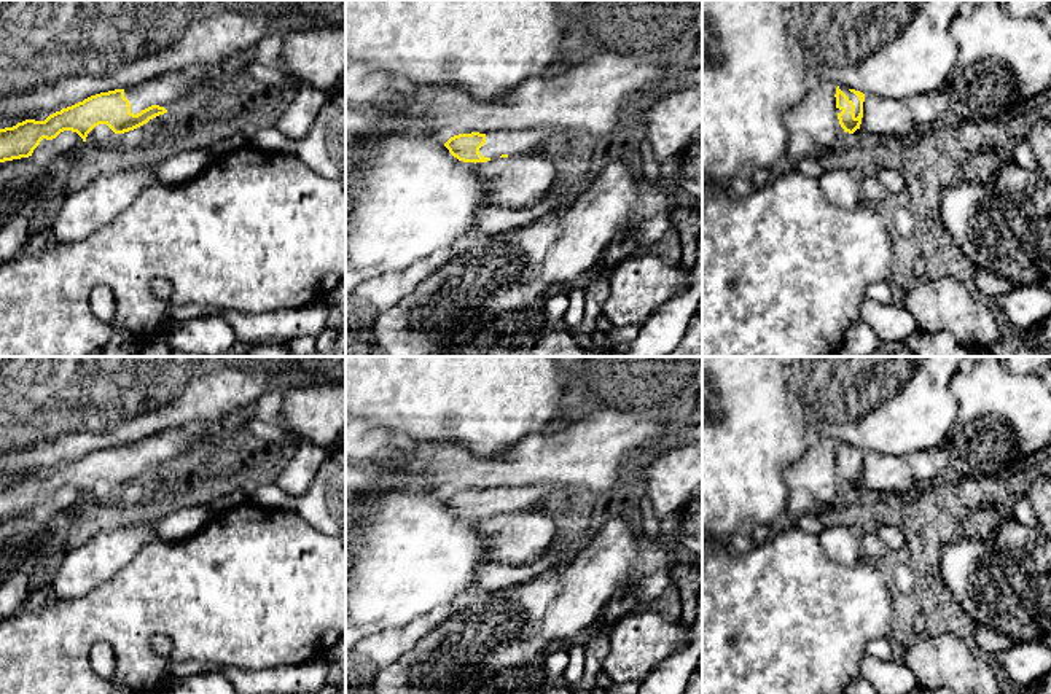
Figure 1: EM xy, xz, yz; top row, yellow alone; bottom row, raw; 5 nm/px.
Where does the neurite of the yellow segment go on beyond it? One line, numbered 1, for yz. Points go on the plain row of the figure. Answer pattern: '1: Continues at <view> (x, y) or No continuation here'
1: Continues at yz (846, 448)

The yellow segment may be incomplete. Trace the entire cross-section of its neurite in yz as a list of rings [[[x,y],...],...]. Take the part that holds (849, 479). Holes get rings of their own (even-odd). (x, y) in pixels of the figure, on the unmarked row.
[[[838,443],[833,446],[836,454],[836,470],[844,489],[854,490],[860,485],[863,474],[865,450],[855,446]]]

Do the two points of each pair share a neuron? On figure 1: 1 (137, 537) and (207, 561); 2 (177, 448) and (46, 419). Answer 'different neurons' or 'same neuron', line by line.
1: different neurons
2: different neurons

